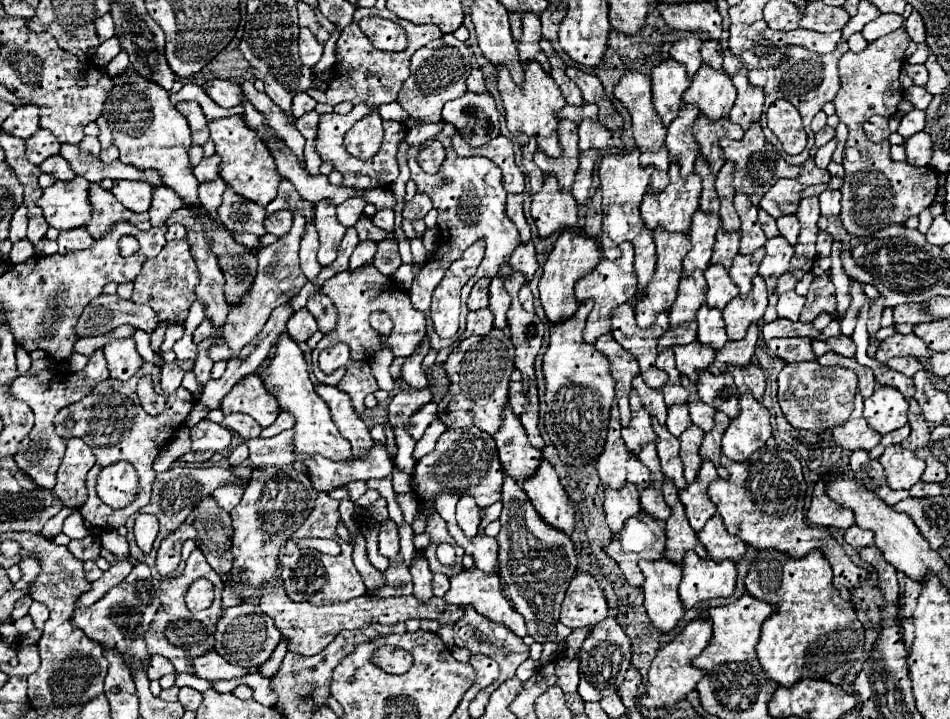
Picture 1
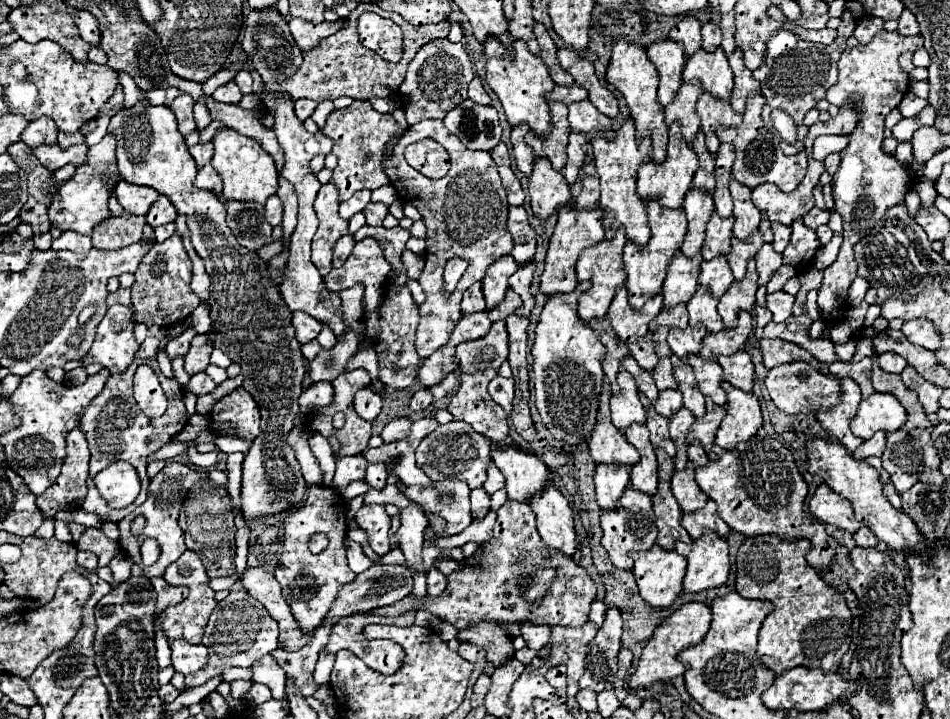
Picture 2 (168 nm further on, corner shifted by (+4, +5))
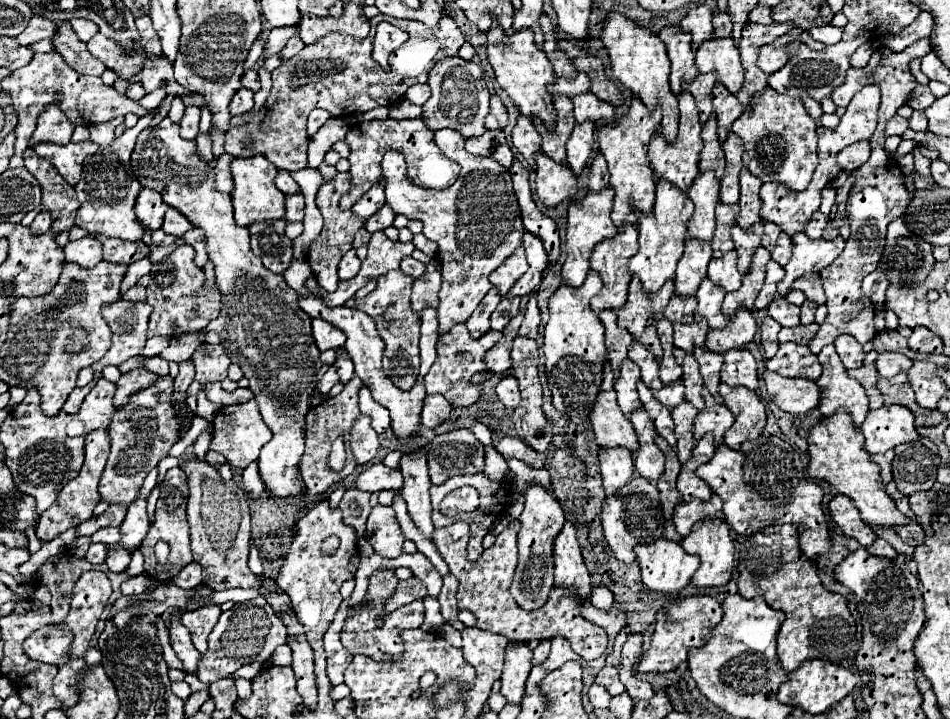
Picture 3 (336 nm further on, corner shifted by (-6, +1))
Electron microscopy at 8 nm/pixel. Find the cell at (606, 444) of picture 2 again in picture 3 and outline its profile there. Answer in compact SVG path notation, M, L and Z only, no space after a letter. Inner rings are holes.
M606 362L602 390L598 392L598 402L594 402L594 410L590 412L590 424L598 446L602 448L624 446L634 452L638 448L638 438L632 428L632 422L622 414L620 406L616 404L616 394L612 384L614 378L610 362Z

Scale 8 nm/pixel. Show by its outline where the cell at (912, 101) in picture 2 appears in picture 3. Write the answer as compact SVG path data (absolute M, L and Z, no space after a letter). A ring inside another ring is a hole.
M914 110L912 118L910 118L910 128L914 132L926 132L926 126L928 126L928 120L926 120L924 112L922 110Z

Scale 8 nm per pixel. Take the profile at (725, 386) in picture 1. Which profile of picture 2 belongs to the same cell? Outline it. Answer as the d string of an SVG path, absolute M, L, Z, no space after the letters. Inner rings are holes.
M698 356L688 358L688 362L694 368L700 392L704 396L712 398L714 404L726 406L726 392L722 388L722 376L724 376L724 372L718 366L718 362L714 362L714 360L702 360Z

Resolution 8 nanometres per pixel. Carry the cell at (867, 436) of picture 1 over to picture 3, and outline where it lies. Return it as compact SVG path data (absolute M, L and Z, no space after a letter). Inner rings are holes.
M834 344L826 346L818 360L822 364L822 376L816 380L822 390L822 402L818 404L818 410L822 416L832 416L838 408L846 408L852 416L856 426L862 426L866 414L868 414L868 396L864 388L846 374L846 368L842 366Z

